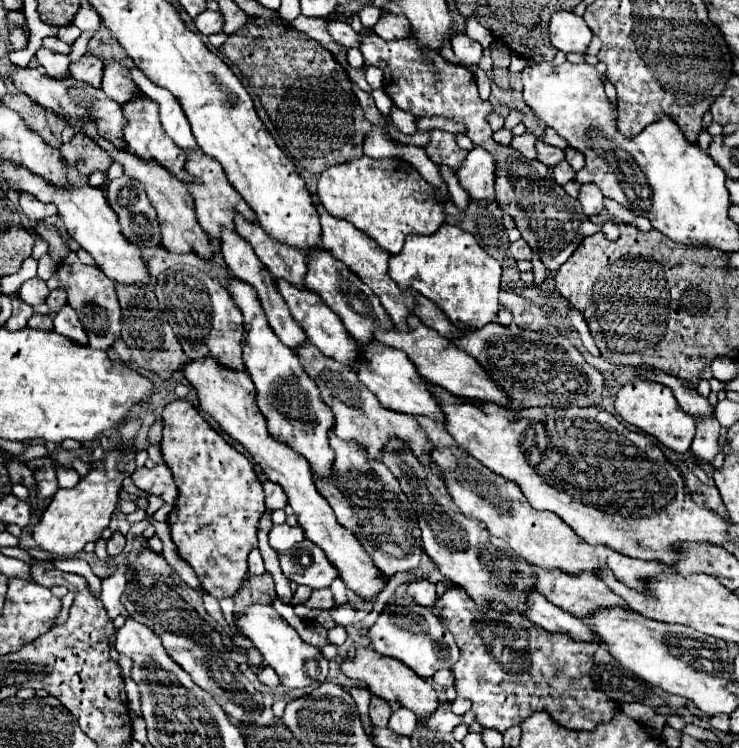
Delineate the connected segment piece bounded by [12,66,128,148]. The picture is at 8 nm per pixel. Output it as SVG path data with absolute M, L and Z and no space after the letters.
M12 66L12 82L14 86L28 94L36 104L44 106L46 110L54 112L56 116L60 116L68 126L74 128L76 134L84 134L84 124L88 120L92 120L98 128L98 136L110 140L112 144L114 142L122 142L122 144L114 144L116 148L126 148L126 142L124 142L124 126L128 124L124 112L122 112L122 106L116 104L112 98L108 98L100 88L94 88L90 84L84 84L84 82L78 82L74 78L66 78L66 80L54 80L46 74L40 74L38 70L30 70L30 68L16 68Z

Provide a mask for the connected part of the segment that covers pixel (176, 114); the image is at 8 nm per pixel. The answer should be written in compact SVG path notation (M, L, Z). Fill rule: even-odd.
M132 68L132 80L136 80L138 88L142 88L144 94L158 104L162 126L164 126L166 134L174 140L174 144L182 150L194 150L196 140L190 132L190 124L188 124L178 100L168 90L162 90L154 82L150 82L138 68Z

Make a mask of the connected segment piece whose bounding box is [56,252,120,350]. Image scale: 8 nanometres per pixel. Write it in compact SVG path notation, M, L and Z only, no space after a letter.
M70 252L58 264L56 276L58 276L58 286L66 290L66 302L76 310L90 338L90 346L98 350L108 350L120 338L120 304L112 280L108 280L96 266L82 264L74 252Z

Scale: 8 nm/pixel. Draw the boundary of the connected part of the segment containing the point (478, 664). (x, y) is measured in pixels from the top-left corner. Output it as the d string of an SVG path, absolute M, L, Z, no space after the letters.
M462 588L444 592L444 596L436 600L434 610L440 614L440 622L454 634L454 640L460 648L460 660L452 666L456 676L456 692L460 698L472 702L472 714L482 728L504 732L510 726L520 726L534 712L548 712L554 722L568 730L592 732L598 724L610 722L616 712L620 712L620 706L600 692L590 680L592 656L598 644L584 644L580 640L572 640L566 634L544 632L544 628L520 614L502 616L488 608L476 608L476 604L464 596Z

